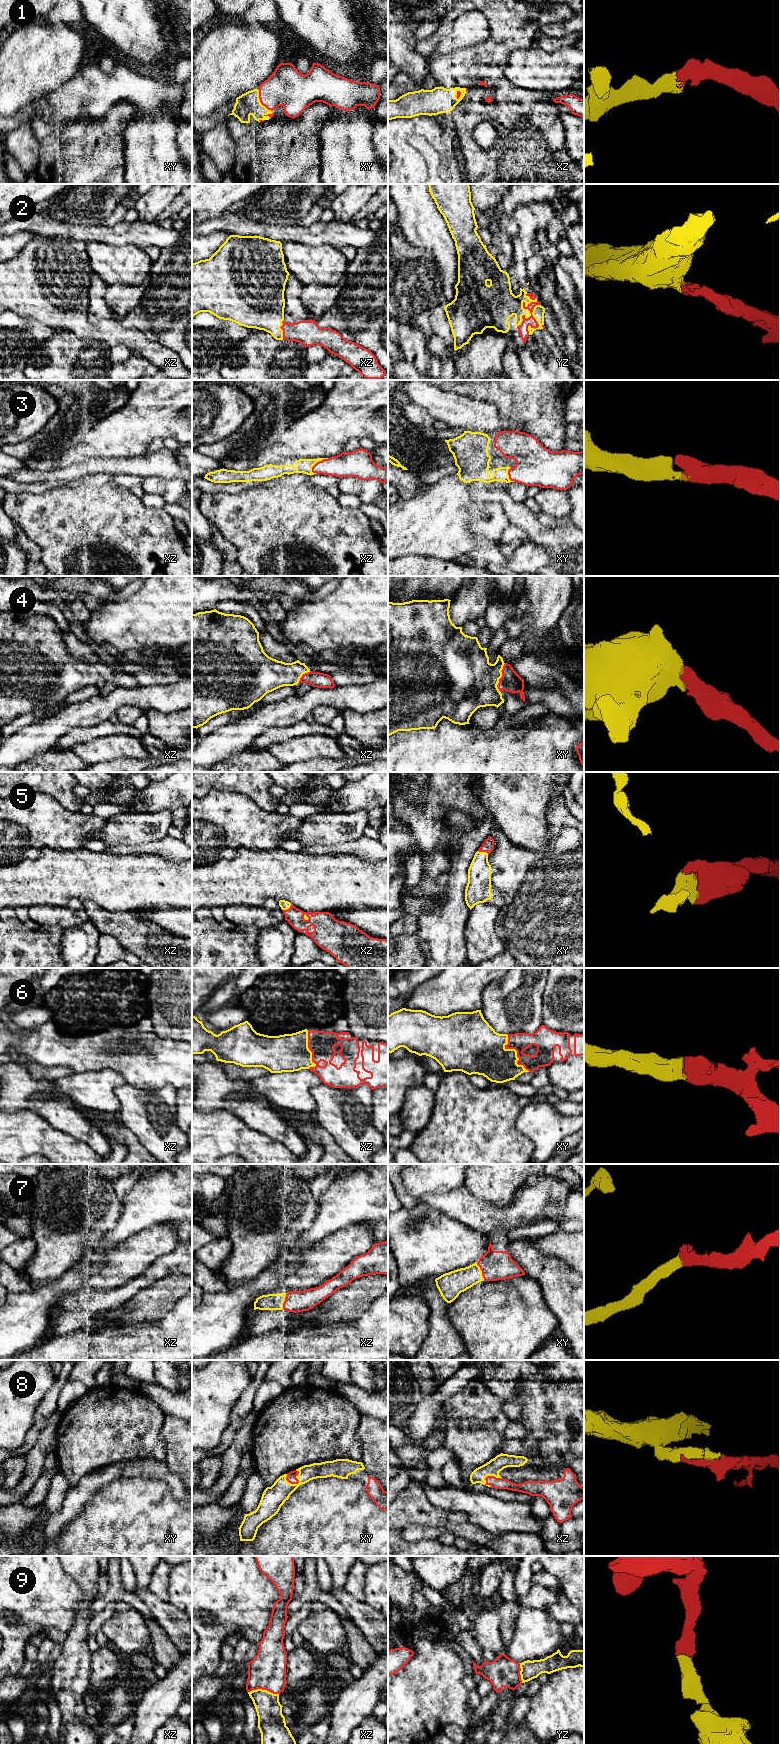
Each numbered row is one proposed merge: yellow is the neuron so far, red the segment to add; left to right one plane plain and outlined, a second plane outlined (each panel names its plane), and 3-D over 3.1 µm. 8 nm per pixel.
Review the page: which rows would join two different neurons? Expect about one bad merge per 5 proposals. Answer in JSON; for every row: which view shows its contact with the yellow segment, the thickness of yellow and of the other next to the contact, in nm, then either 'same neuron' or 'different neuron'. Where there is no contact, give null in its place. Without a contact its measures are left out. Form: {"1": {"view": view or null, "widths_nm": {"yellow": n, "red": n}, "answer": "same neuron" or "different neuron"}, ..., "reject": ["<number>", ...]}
{"1": {"view": "xy", "widths_nm": {"yellow": 180, "red": 320}, "answer": "same neuron"}, "2": {"view": "yz", "widths_nm": {"yellow": 190, "red": 80}, "answer": "same neuron"}, "3": {"view": "xz", "widths_nm": {"yellow": 110, "red": 190}, "answer": "same neuron"}, "4": {"view": "xy", "widths_nm": {"yellow": 440, "red": 160}, "answer": "same neuron"}, "5": {"view": "xy", "widths_nm": {"yellow": 190, "red": 90}, "answer": "same neuron"}, "6": {"view": "xy", "widths_nm": {"yellow": 340, "red": 170}, "answer": "same neuron"}, "7": {"view": "xy", "widths_nm": {"yellow": 190, "red": 240}, "answer": "same neuron"}, "8": {"view": "xy", "widths_nm": {"yellow": 180, "red": 80}, "answer": "same neuron"}, "9": {"view": "xz", "widths_nm": {"yellow": 200, "red": 300}, "answer": "same neuron"}, "reject": []}

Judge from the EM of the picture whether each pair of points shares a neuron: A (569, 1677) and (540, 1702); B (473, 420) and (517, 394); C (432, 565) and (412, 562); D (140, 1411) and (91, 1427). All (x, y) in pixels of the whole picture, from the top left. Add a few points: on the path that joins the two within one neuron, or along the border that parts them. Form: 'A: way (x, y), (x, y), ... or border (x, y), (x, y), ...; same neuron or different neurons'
A: way (562, 1684), (547, 1699); same neuron
B: border (473, 398), (491, 403), (501, 417), (512, 422); different neurons
C: way (427, 565), (417, 565); same neuron
D: way (128, 1423), (125, 1425), (103, 1427); same neuron

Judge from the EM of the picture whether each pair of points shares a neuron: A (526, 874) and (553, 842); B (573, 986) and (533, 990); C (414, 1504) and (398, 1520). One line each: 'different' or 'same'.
A: different
B: different
C: same

